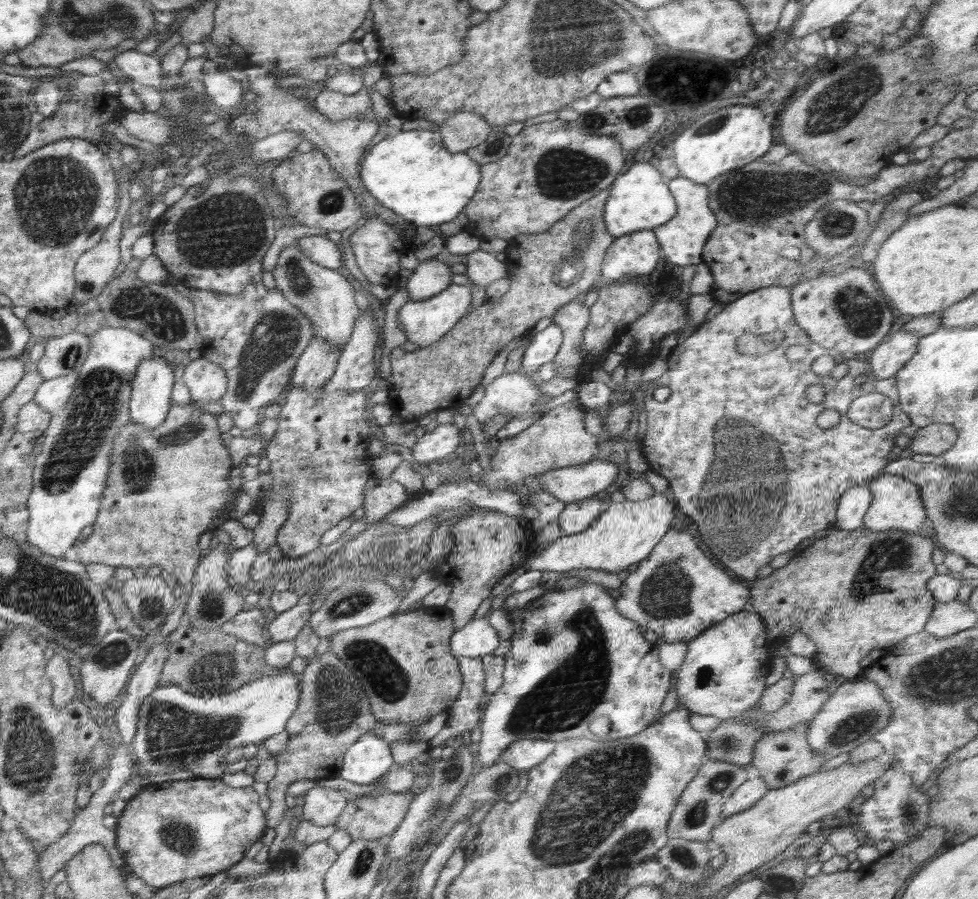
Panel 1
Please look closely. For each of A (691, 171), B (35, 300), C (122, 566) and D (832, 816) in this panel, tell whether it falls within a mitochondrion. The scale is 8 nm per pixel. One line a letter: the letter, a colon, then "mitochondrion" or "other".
A: other
B: other
C: other
D: other

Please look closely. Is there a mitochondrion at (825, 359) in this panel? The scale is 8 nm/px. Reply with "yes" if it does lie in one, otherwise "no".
no

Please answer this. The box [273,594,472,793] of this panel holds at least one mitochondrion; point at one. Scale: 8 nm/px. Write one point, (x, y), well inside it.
(385, 677)

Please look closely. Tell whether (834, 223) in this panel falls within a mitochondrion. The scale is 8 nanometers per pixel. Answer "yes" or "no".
yes

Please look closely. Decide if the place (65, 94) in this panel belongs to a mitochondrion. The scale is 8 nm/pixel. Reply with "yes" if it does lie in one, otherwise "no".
no

